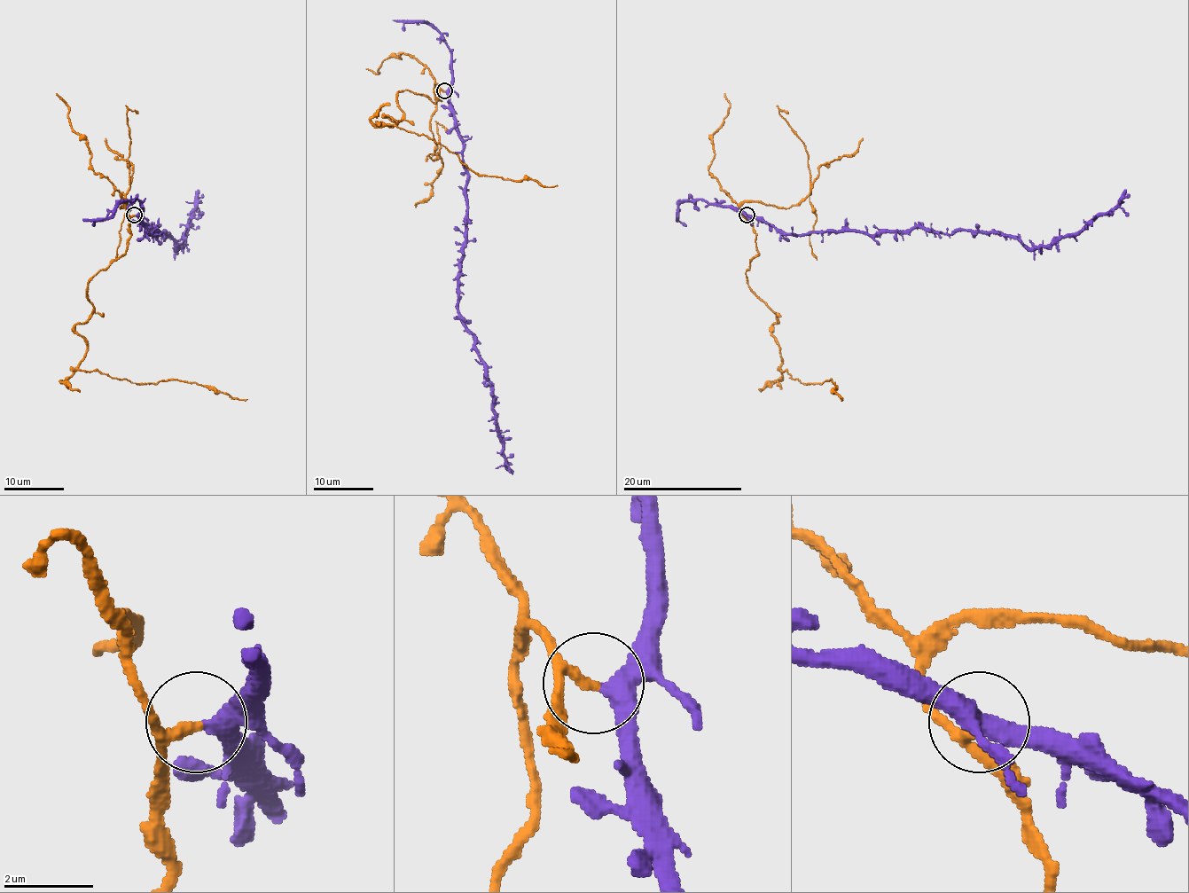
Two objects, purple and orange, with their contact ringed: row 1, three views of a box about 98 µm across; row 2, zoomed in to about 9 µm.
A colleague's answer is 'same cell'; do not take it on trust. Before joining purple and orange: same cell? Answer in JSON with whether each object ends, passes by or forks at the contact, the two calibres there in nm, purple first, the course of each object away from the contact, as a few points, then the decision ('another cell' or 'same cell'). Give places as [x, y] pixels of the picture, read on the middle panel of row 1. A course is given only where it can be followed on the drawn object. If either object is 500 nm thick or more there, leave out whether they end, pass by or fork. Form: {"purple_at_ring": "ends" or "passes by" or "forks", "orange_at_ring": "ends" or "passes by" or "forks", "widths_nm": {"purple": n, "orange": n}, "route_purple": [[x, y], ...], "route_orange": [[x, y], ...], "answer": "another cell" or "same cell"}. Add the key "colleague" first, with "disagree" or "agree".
{"colleague": "disagree", "purple_at_ring": "passes by", "orange_at_ring": "passes by", "widths_nm": {"purple": 360, "orange": 170}, "route_purple": [[444, 90], [462, 143], [466, 176], [457, 317], [473, 336], [486, 373], [508, 471]], "route_orange": [[444, 90], [434, 102], [398, 92], [402, 111], [387, 125], [426, 135], [479, 174], [558, 186]], "answer": "another cell"}

